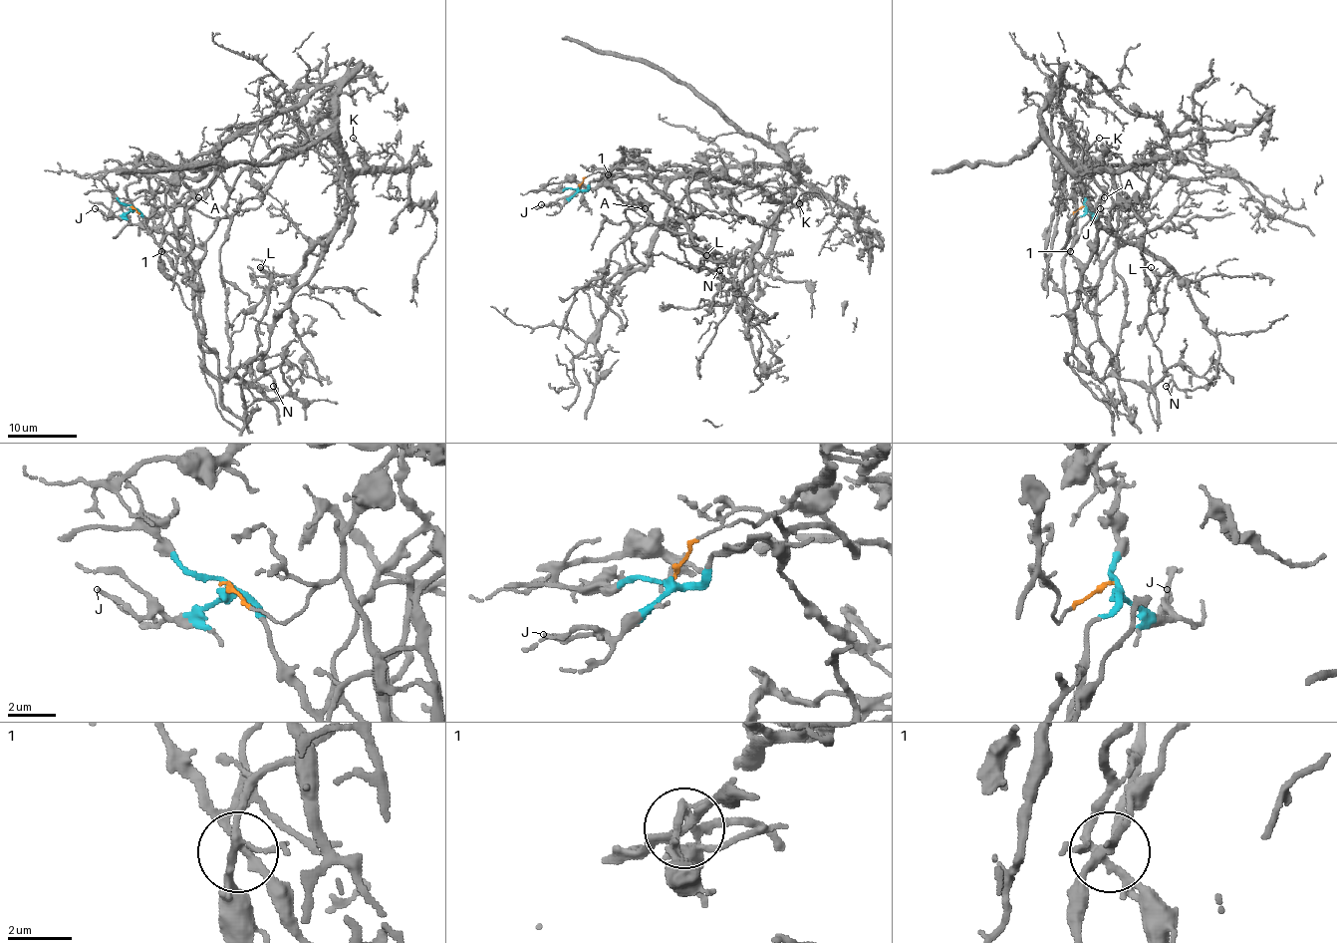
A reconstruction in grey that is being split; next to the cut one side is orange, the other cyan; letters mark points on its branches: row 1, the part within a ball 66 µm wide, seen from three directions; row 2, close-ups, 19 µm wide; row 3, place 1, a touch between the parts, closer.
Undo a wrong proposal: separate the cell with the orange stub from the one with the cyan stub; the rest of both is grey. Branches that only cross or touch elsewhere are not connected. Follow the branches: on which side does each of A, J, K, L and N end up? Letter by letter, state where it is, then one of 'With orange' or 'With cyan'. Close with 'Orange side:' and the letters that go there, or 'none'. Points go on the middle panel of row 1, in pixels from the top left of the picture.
A: Place: (645, 208). With cyan
J: Place: (541, 204). With cyan
K: Place: (799, 203). With orange
L: Place: (706, 255). With cyan
N: Place: (719, 270). With cyan
Orange side: K

